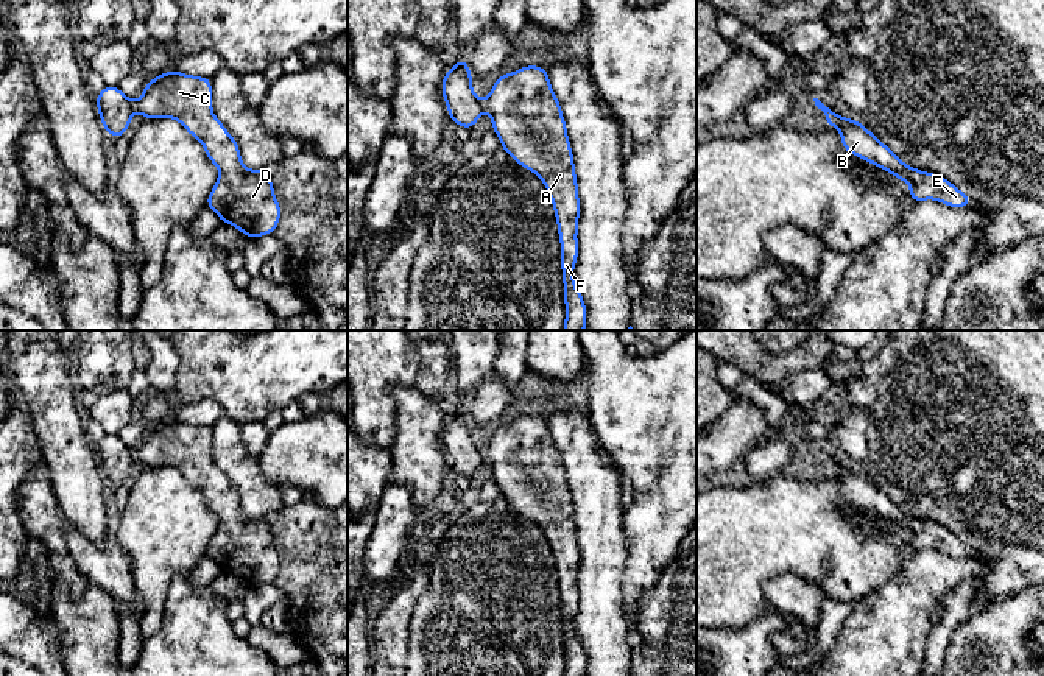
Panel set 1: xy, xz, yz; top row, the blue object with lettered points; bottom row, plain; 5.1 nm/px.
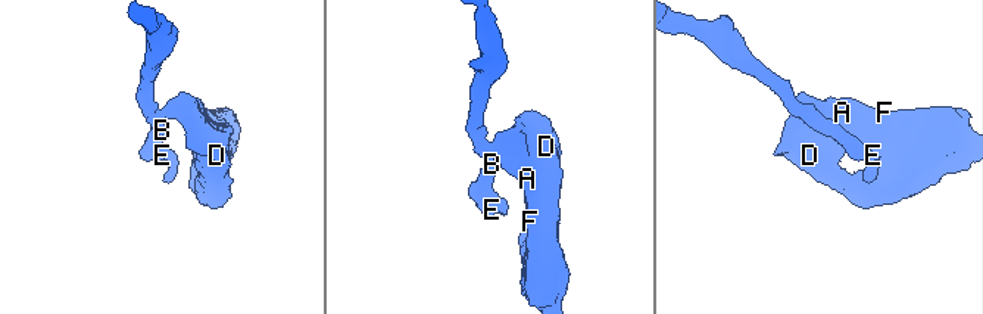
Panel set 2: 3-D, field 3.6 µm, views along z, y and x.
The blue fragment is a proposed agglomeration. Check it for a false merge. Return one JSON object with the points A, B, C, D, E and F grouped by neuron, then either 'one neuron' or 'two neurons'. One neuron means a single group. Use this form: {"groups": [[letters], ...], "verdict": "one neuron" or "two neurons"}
{"groups": [["A", "C", "D", "F"], ["B", "E"]], "verdict": "two neurons"}

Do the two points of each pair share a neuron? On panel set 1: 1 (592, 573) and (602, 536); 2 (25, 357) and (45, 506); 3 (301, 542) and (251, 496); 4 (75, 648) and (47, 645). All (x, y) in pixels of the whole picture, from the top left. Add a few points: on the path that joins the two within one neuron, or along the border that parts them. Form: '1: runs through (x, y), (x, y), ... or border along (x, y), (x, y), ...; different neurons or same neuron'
1: runs through (602, 564), (602, 545); same neuron
2: border along (41, 468), (58, 502); different neurons
3: border along (284, 506), (270, 519); different neurons
4: border along (49, 614), (59, 628), (59, 654), (63, 659); different neurons

